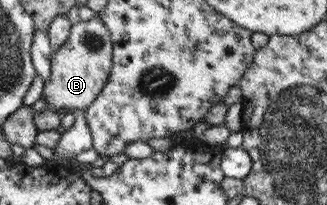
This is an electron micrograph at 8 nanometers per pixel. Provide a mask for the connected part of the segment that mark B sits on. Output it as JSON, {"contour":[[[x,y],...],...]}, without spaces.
{"contour":[[[99,18],[73,24],[65,44],[56,48],[51,57],[51,77],[44,83],[42,98],[55,110],[86,111],[110,77],[112,51],[109,30]]]}

